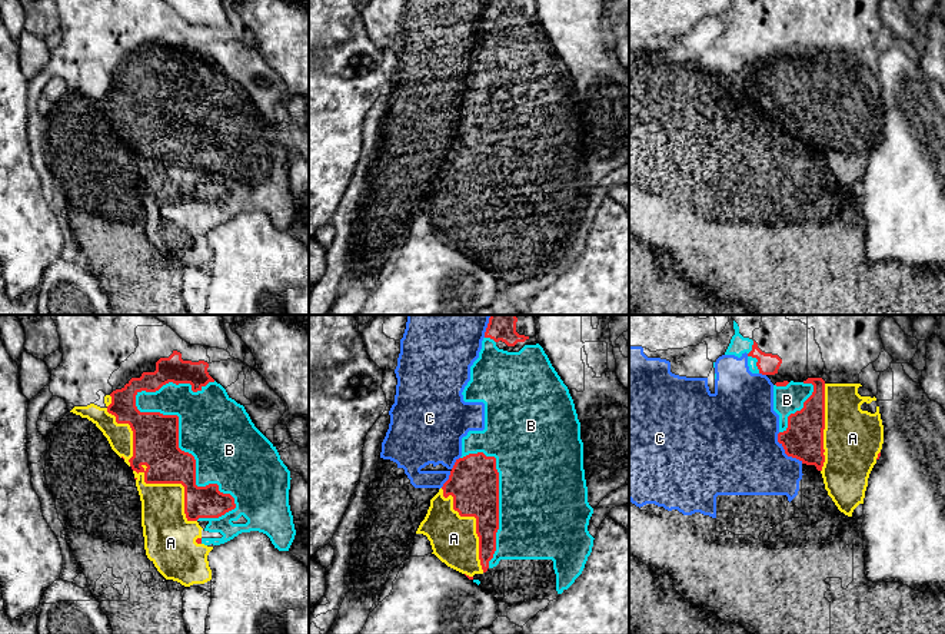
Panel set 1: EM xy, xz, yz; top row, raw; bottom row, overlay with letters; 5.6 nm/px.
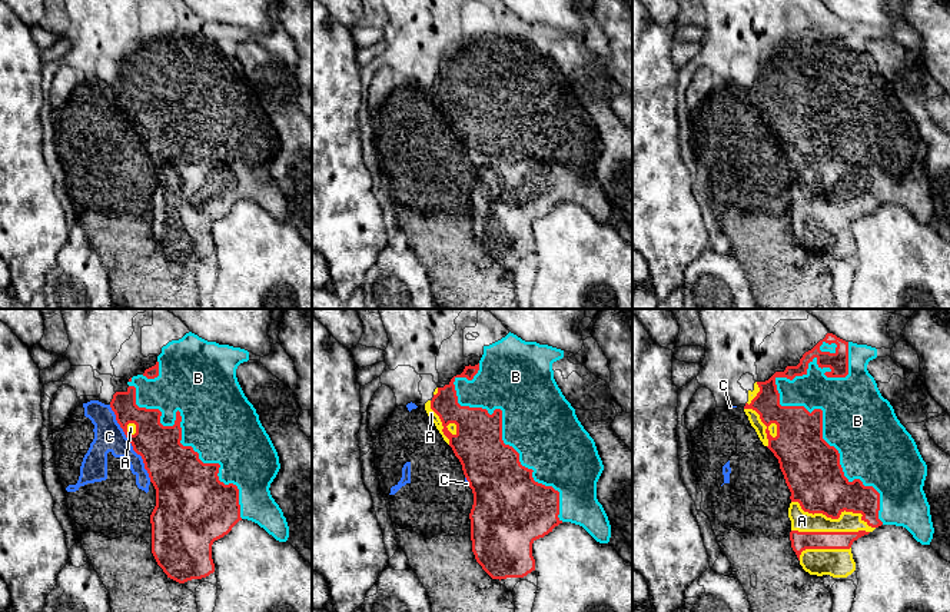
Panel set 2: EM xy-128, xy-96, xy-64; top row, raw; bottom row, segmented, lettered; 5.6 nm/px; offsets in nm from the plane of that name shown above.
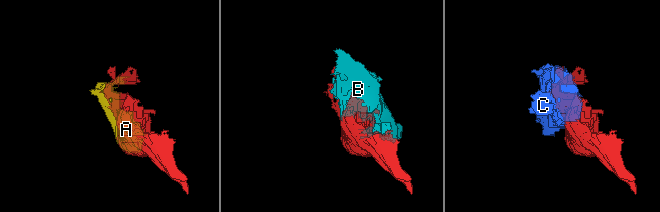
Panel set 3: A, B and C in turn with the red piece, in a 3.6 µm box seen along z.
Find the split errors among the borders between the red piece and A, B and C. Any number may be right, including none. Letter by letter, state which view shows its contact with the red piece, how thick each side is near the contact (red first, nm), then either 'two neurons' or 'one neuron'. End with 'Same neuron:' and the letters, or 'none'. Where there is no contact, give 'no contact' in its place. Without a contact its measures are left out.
A: xy | 260/260 nm | two neurons
B: xy | 260/400 nm | one neuron
C: yz | 220/440 nm | two neurons
Same neuron: B

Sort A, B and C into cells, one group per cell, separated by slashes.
A C / B

